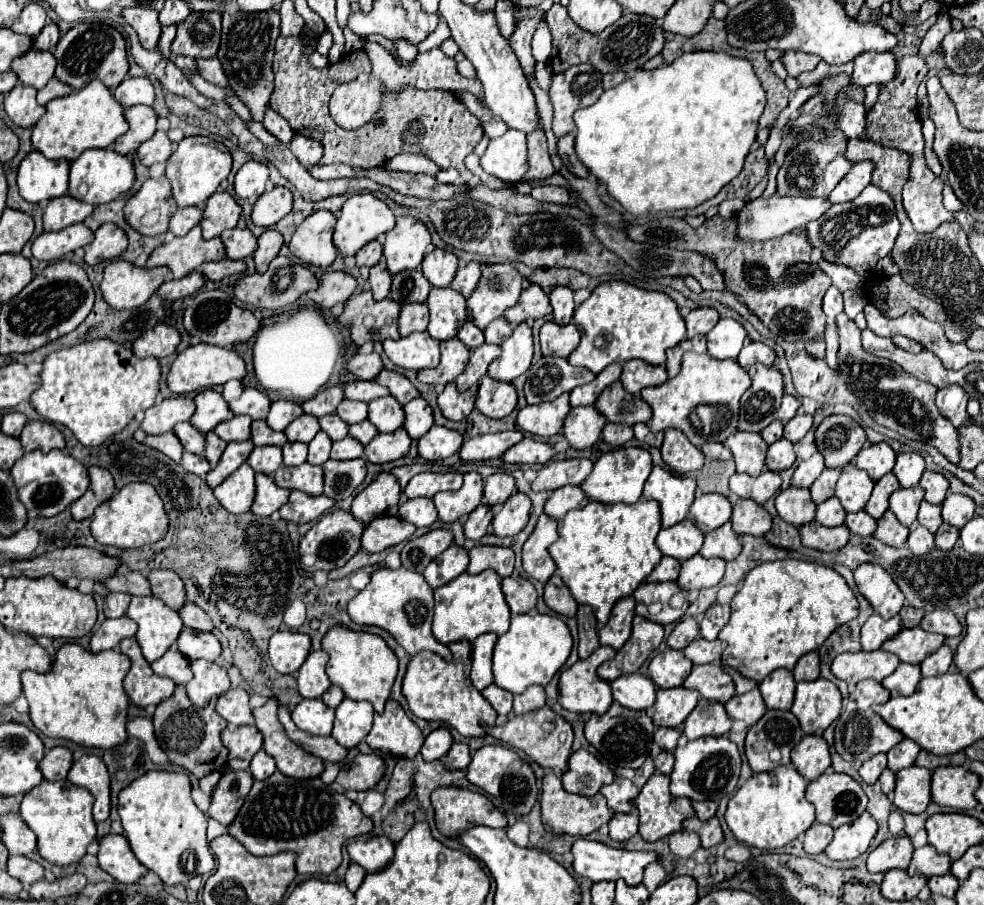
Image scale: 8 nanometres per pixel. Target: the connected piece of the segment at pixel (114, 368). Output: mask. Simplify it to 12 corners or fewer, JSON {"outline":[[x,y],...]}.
{"outline":[[110,339],[46,357],[30,403],[82,445],[154,405],[162,369]]}

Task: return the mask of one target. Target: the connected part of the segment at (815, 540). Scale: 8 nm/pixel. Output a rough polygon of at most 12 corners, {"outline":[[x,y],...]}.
{"outline":[[846,525],[800,527],[806,547],[836,551],[848,543]]}

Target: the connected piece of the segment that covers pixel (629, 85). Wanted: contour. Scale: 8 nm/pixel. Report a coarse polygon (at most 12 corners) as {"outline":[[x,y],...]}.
{"outline":[[692,51],[574,113],[632,215],[740,175],[766,91]]}

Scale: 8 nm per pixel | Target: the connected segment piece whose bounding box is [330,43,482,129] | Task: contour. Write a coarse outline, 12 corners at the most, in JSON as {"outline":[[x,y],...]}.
{"outline":[[366,43],[372,73],[340,85],[330,115],[344,129],[374,119],[386,93],[454,89],[482,97],[440,47],[408,65]]}

